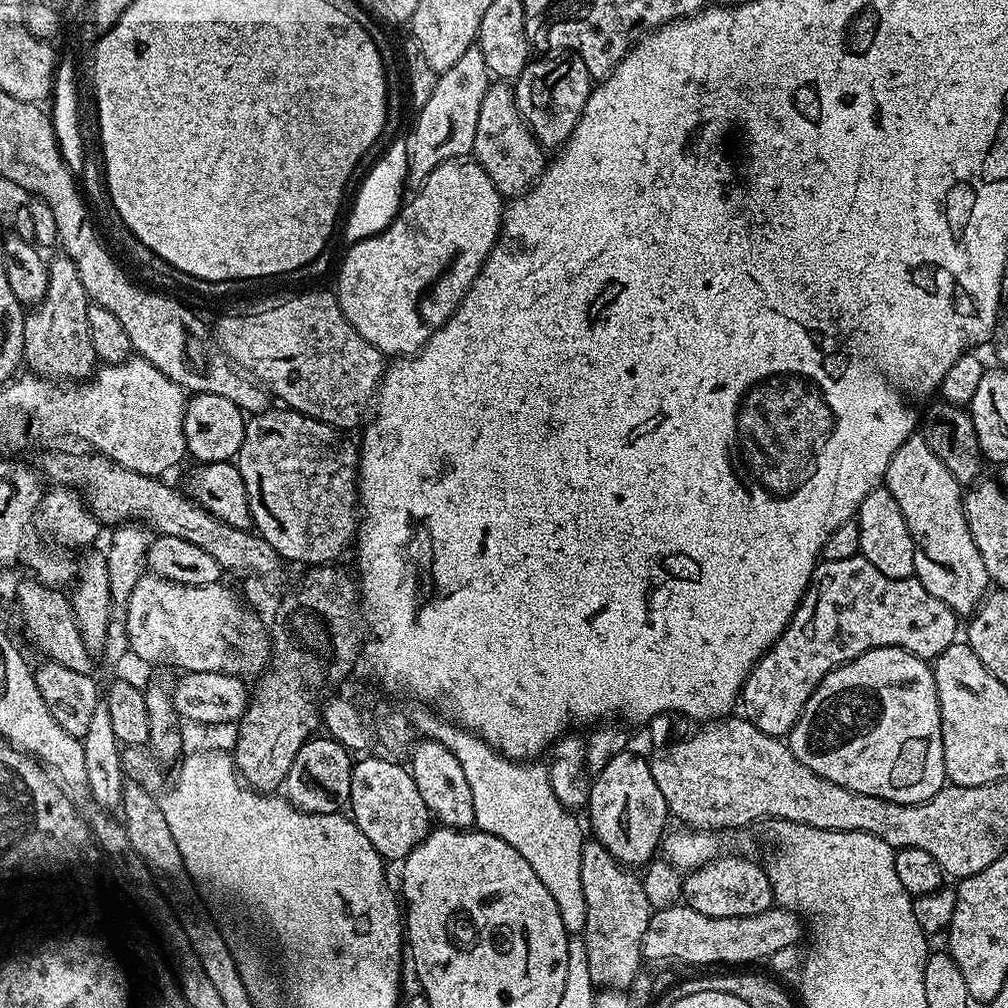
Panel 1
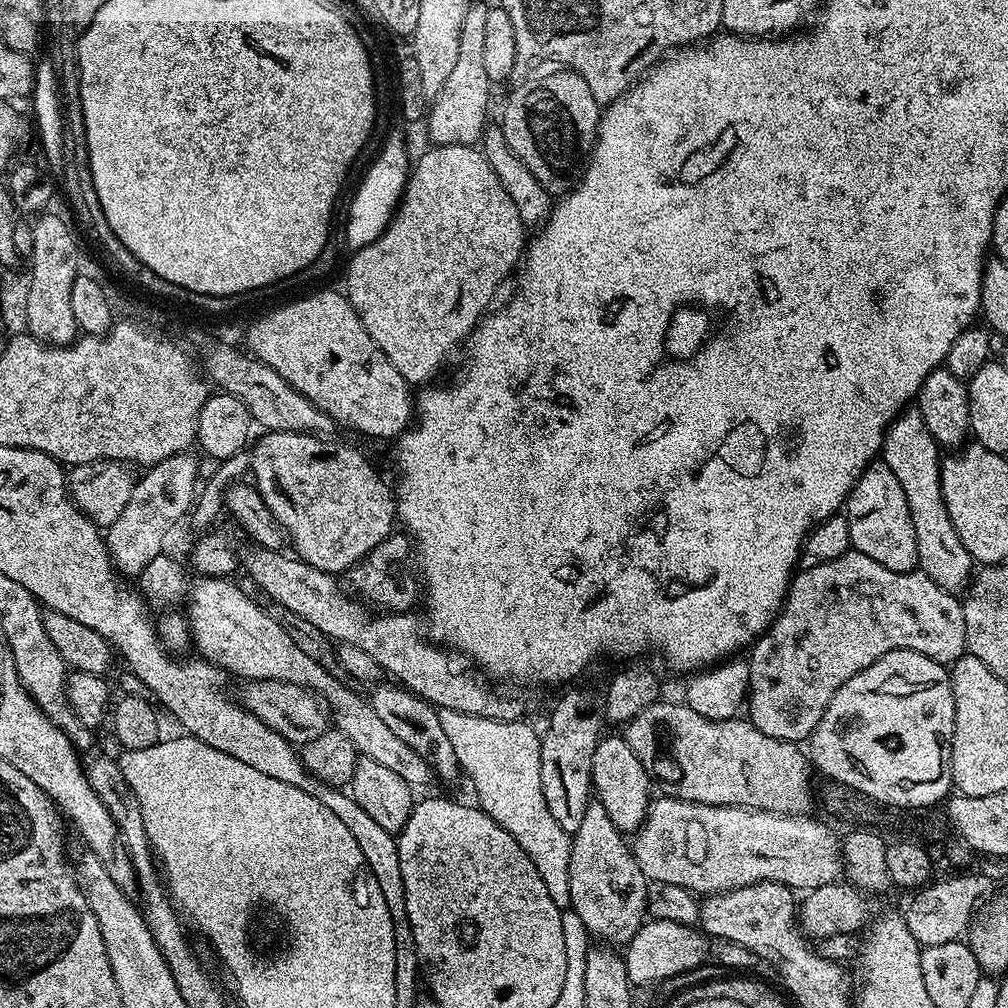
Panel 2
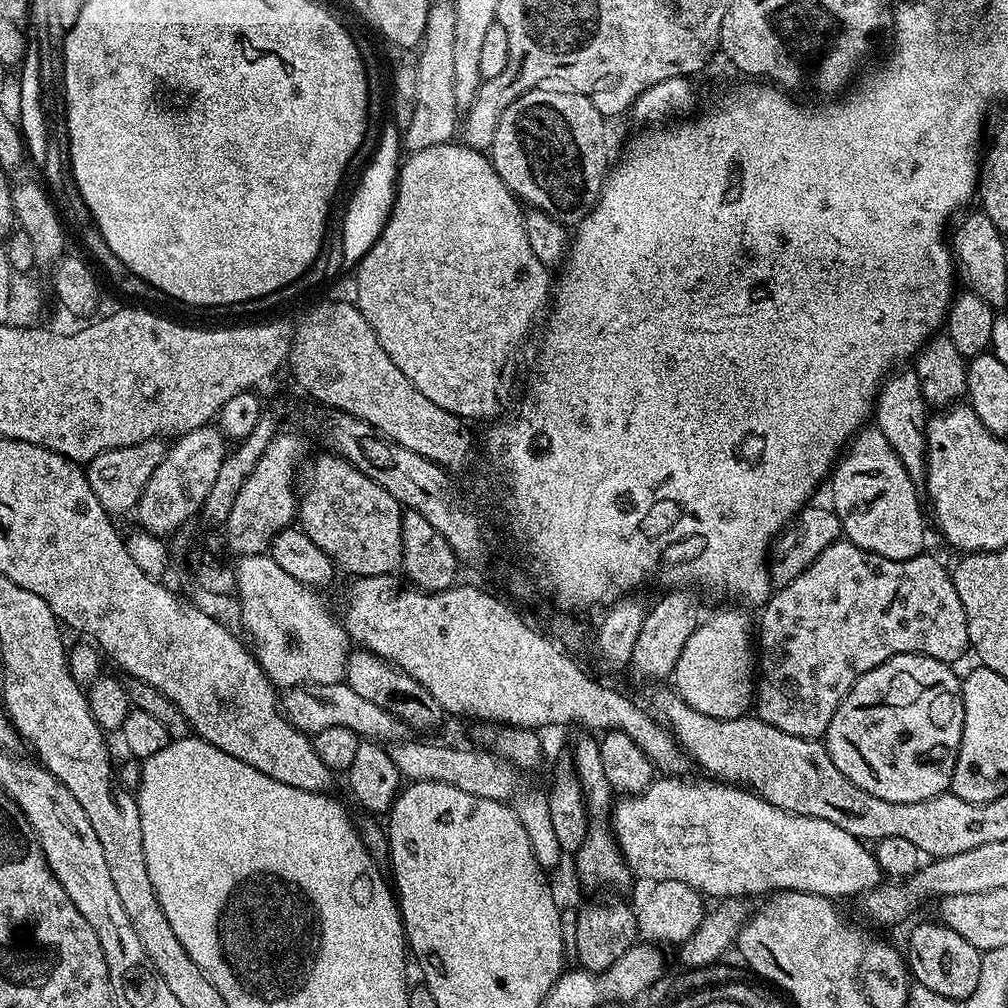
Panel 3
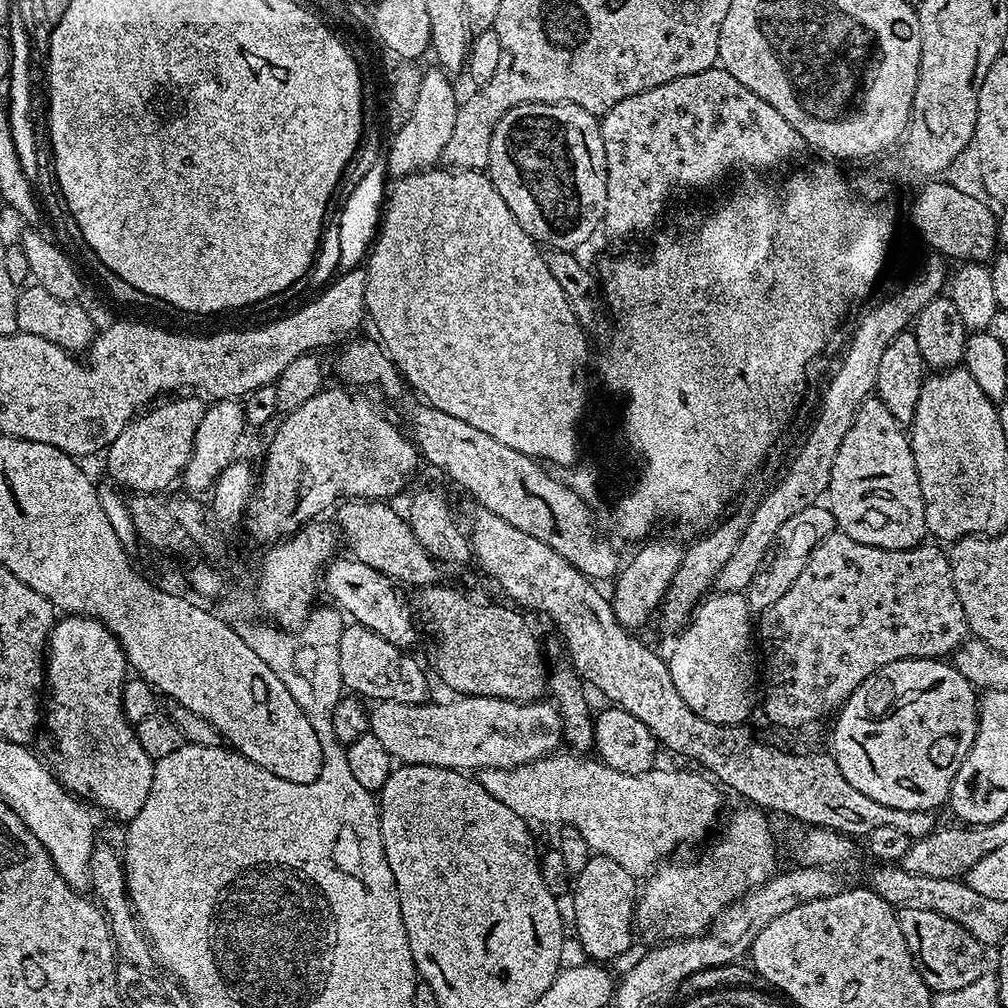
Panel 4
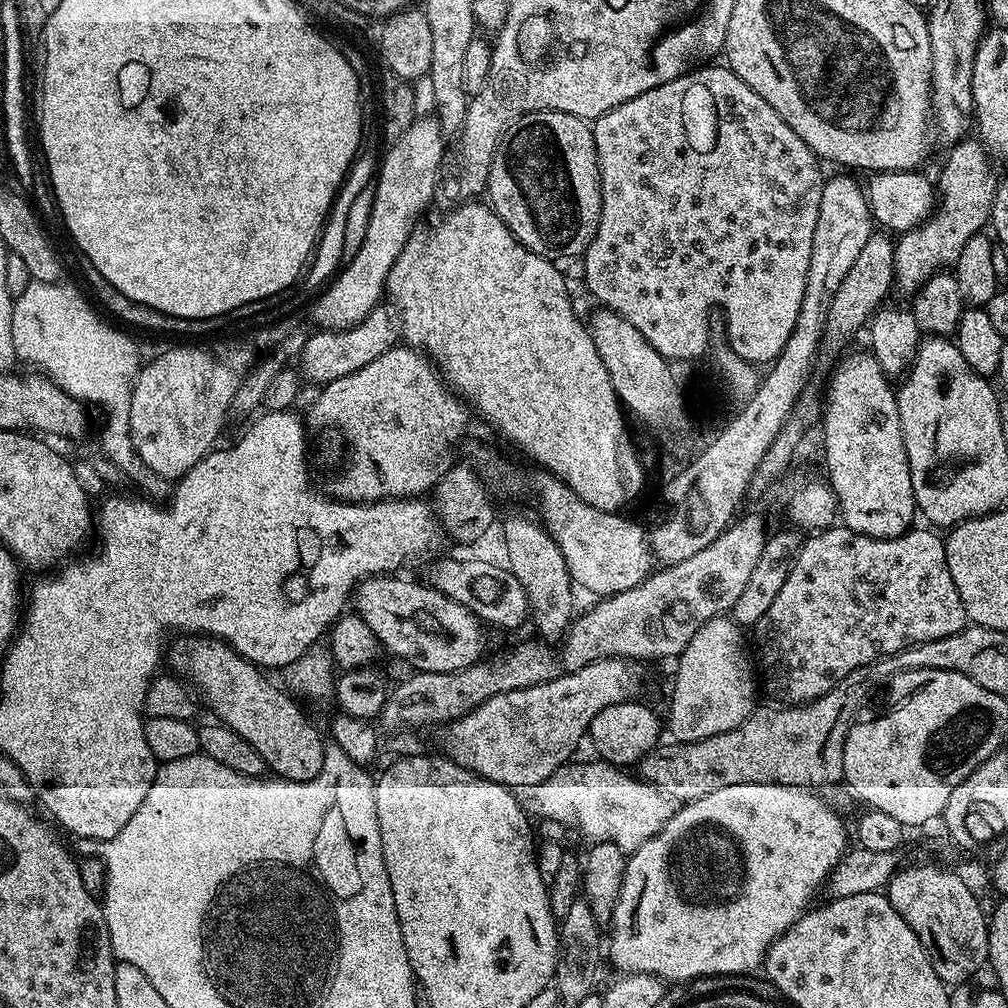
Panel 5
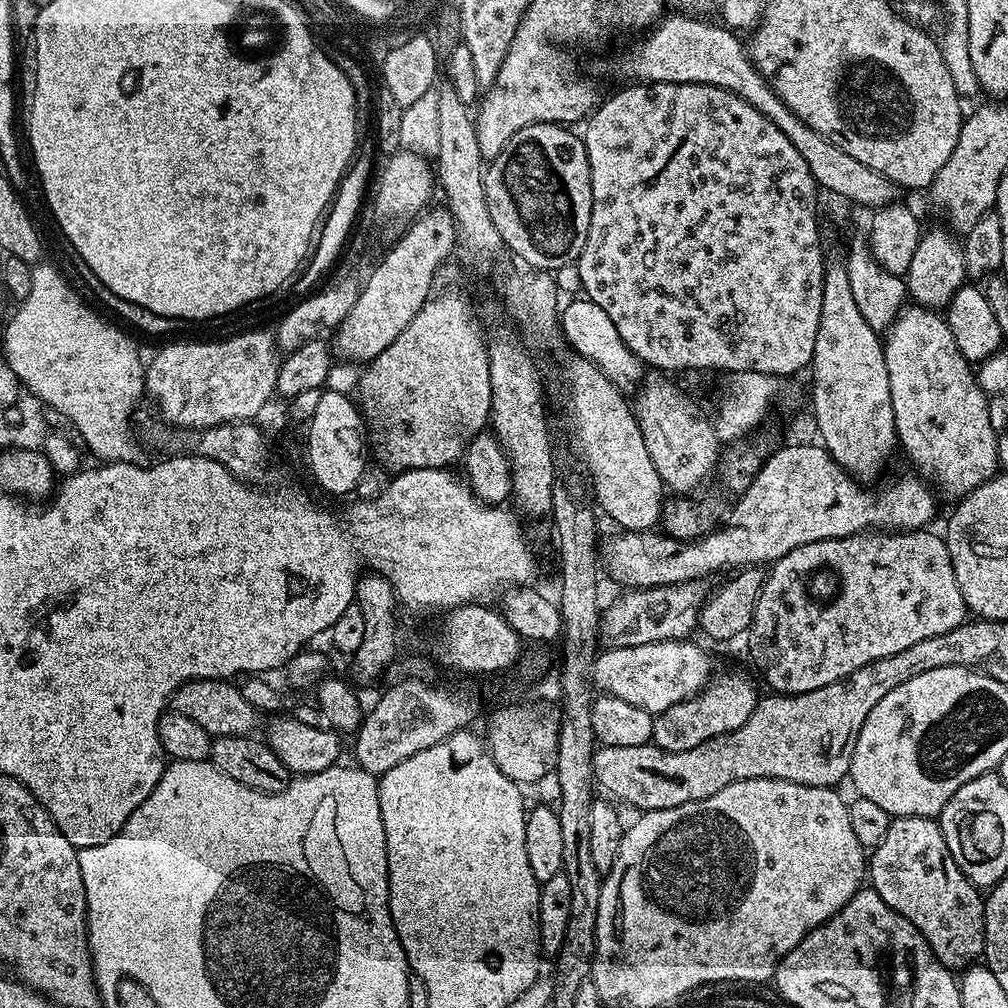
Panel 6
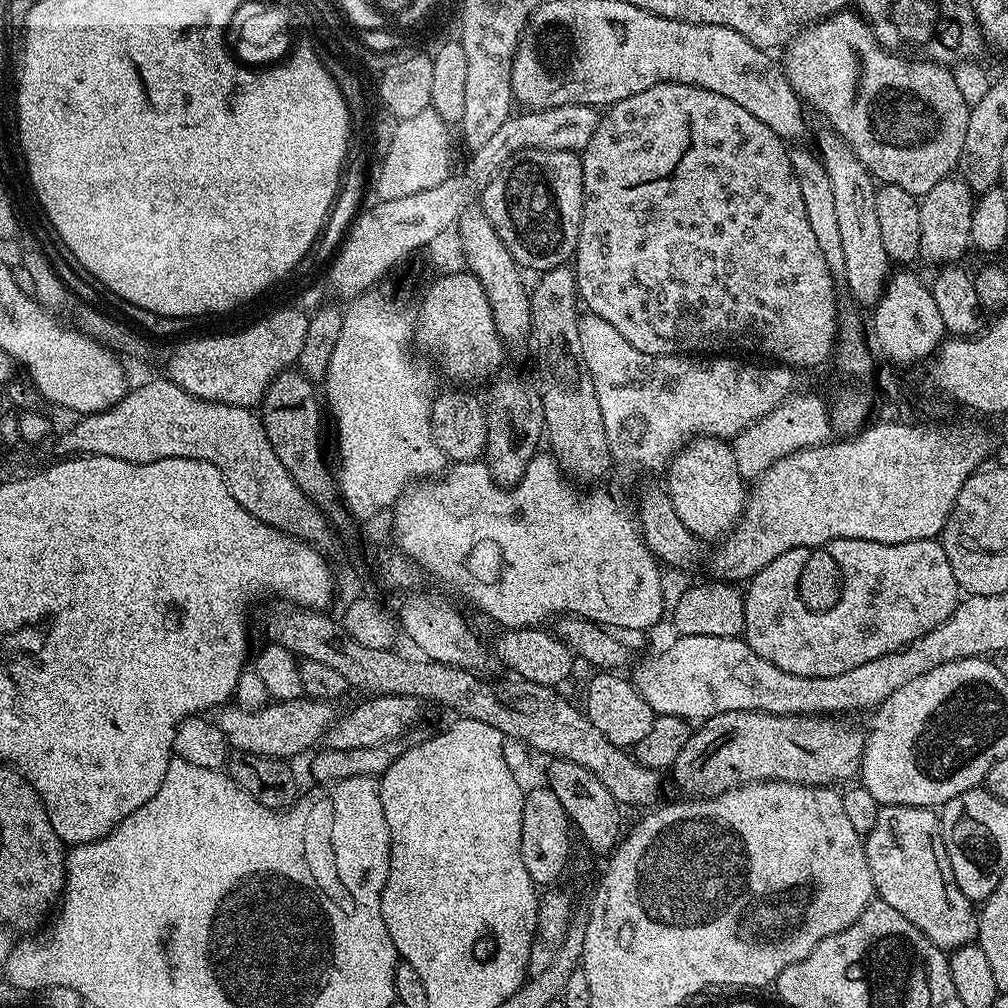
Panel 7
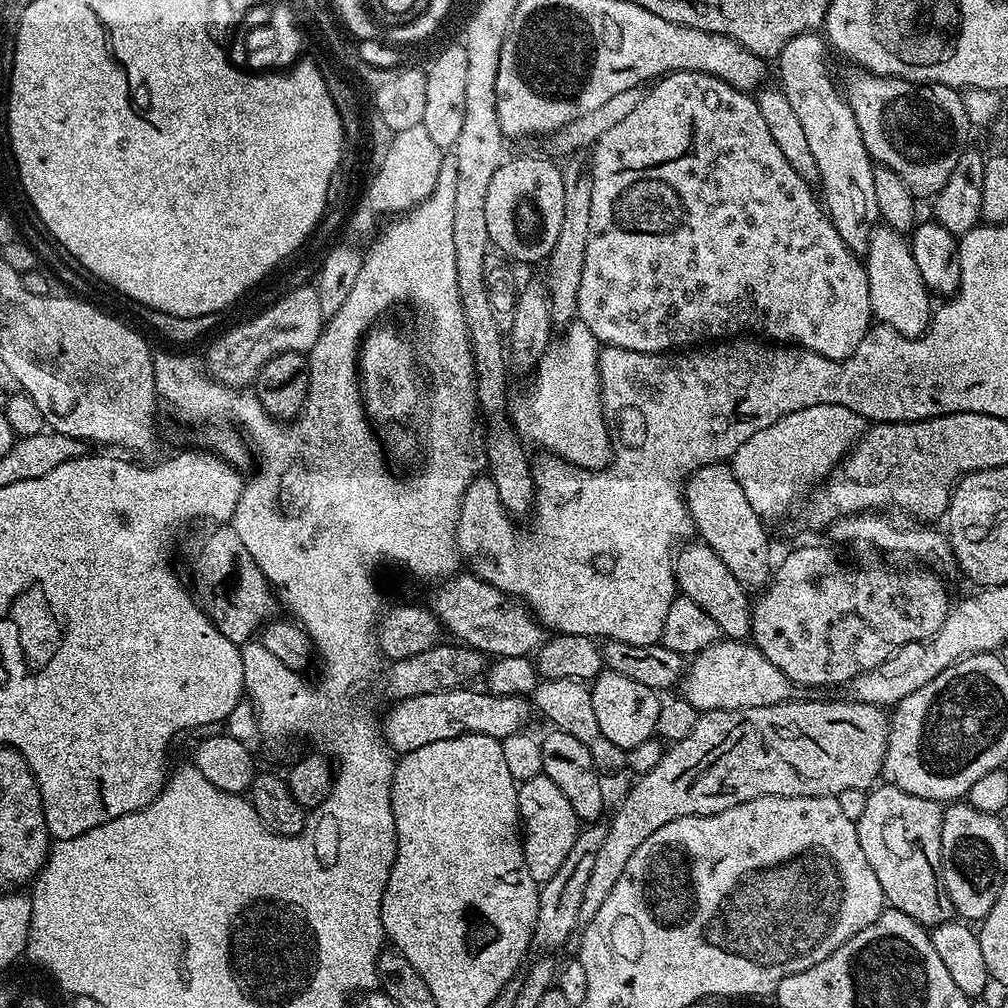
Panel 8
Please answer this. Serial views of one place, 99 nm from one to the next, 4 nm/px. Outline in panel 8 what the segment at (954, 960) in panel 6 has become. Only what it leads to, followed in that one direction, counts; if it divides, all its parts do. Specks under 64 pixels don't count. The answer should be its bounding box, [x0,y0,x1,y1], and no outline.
[855,782,954,926]

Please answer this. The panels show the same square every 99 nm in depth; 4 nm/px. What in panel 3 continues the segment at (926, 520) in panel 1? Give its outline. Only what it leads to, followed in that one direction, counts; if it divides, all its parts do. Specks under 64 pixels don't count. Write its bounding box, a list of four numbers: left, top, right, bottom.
[874,371,930,486]

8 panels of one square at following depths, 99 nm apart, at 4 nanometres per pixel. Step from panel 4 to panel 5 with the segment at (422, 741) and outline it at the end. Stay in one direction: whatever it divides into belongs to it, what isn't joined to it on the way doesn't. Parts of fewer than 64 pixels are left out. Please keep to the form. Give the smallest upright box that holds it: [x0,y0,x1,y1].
[443,658,644,790]

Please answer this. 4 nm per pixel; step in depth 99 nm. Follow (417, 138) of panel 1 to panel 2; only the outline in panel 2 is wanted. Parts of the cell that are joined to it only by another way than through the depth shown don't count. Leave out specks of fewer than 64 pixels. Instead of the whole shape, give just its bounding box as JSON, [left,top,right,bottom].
[426,3,494,145]

